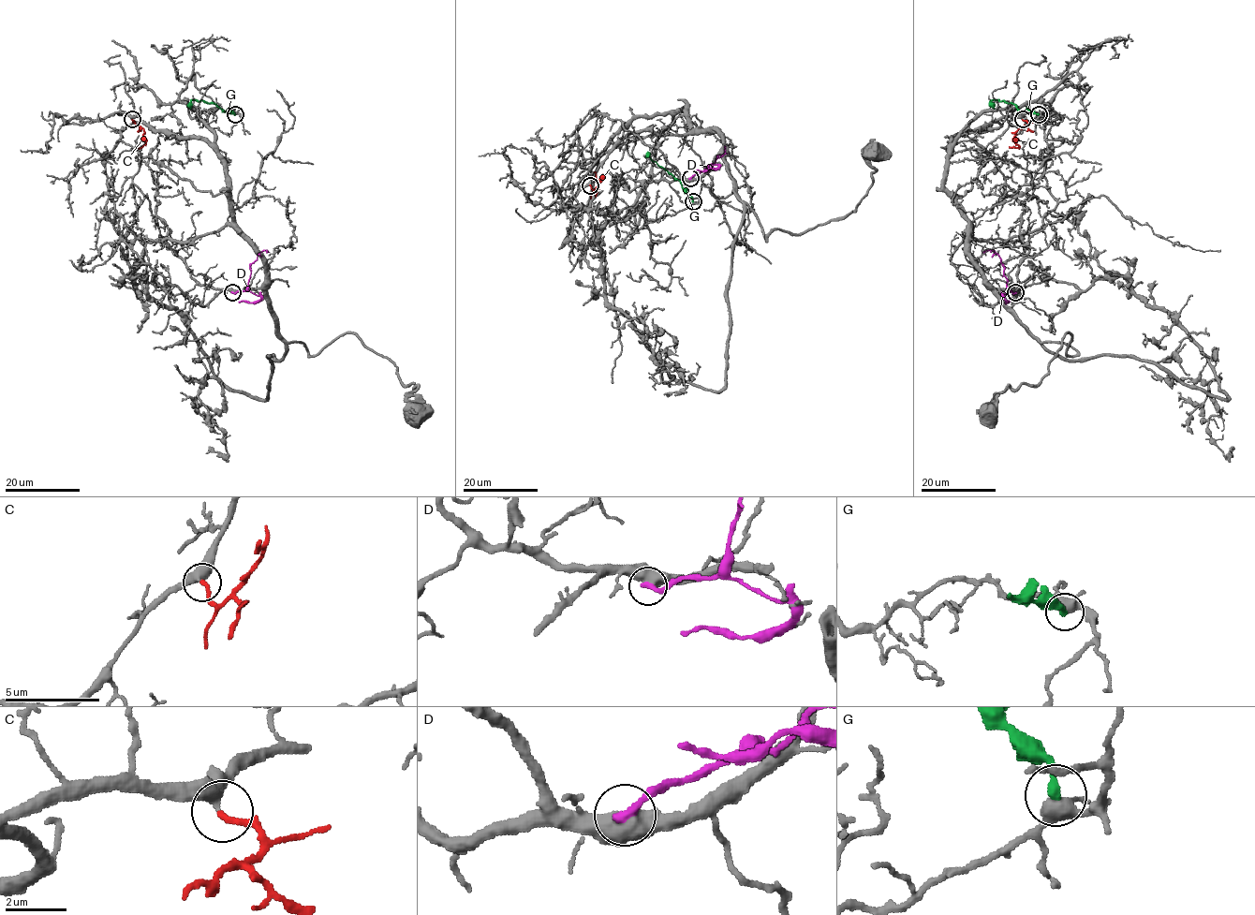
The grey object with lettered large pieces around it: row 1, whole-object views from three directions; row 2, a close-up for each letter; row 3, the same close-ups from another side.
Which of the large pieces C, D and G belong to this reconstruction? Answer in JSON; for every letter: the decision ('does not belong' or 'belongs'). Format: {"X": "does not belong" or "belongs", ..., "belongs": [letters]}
{"C": "belongs", "D": "does not belong", "G": "does not belong", "belongs": ["C"]}

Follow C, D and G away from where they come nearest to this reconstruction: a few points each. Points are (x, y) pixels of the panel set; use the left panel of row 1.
C: (132, 119), (144, 129), (143, 140), (146, 143), (137, 147)
D: (232, 292), (246, 289), (251, 266), (259, 253), (267, 250), (267, 253)
G: (235, 113), (204, 100), (192, 99), (190, 108)

